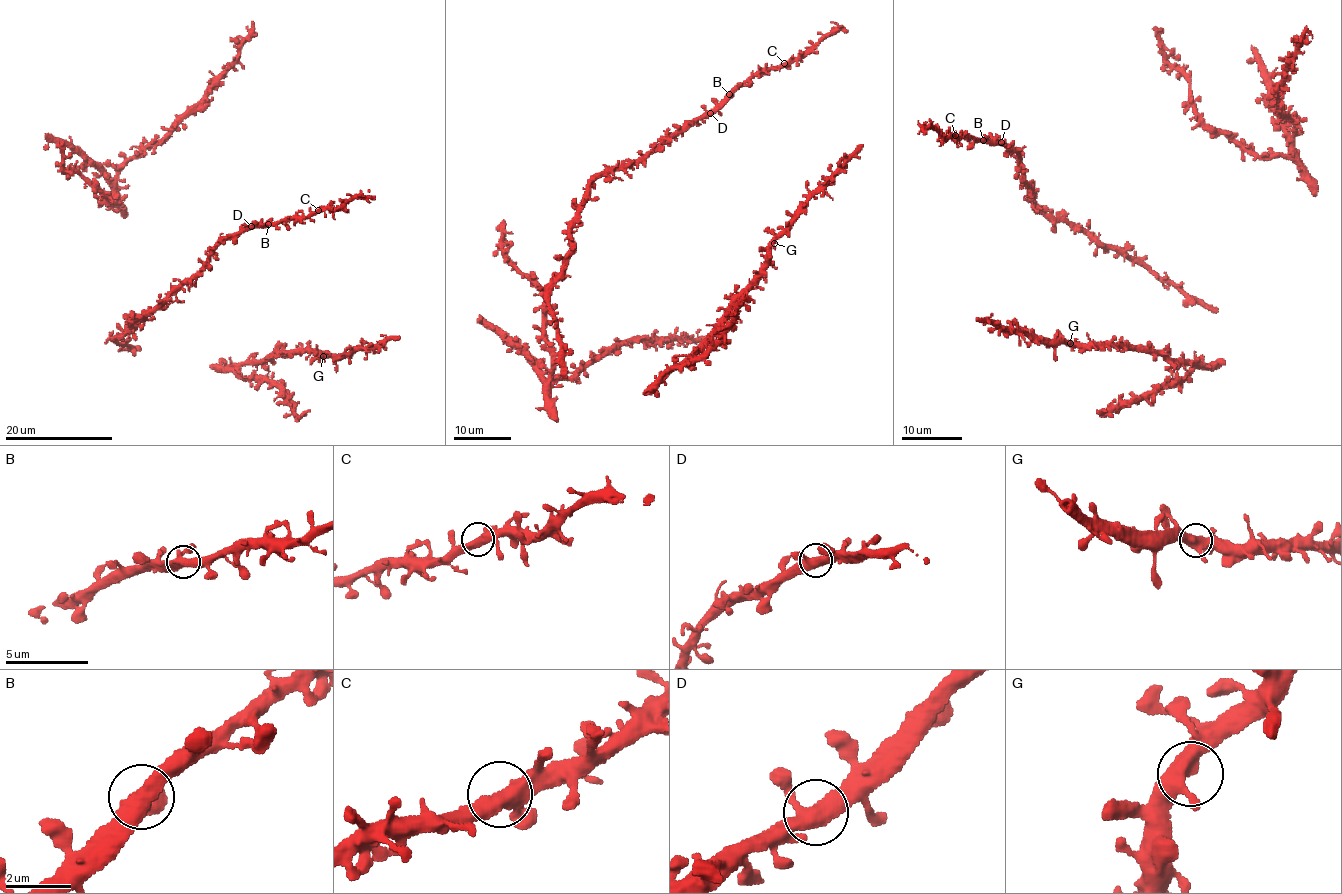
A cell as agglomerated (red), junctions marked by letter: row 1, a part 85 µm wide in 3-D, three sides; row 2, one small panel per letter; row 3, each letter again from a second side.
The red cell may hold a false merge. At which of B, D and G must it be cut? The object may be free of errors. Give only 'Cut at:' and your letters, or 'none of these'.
Cut at: none of these

